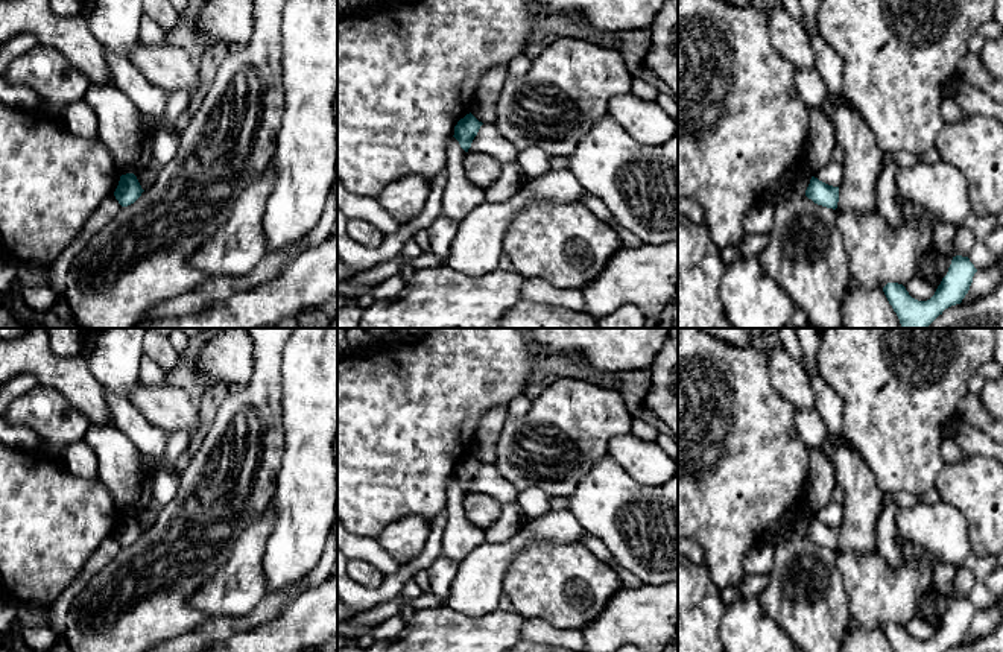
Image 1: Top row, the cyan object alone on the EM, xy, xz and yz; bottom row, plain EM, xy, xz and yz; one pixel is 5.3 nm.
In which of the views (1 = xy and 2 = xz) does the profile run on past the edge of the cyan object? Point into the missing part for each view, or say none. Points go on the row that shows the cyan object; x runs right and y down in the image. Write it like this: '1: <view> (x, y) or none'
1: none
2: none

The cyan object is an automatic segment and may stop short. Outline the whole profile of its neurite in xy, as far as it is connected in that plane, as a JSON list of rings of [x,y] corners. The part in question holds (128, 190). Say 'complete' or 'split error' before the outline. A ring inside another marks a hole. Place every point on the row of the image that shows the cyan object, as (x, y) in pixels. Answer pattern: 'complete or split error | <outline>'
complete | [[[126,173],[120,176],[119,185],[114,191],[115,199],[122,207],[134,204],[143,193],[137,176],[134,173]]]

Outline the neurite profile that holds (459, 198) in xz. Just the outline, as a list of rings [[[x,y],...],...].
[[[453,137],[447,147],[447,182],[442,193],[441,213],[451,220],[464,220],[476,207],[485,202],[485,190],[467,178],[462,161],[465,150]]]

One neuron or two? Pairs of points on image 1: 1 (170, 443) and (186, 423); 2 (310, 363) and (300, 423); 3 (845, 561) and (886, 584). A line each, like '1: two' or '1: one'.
1: two
2: one
3: one

